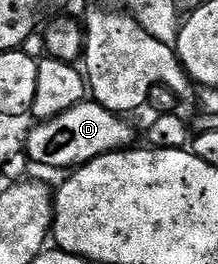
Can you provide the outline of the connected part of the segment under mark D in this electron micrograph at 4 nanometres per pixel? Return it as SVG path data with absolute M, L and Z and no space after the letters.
M84 99L80 105L65 111L49 121L40 121L28 135L25 157L35 165L44 165L47 169L74 170L88 165L103 153L114 153L124 147L136 144L135 133L131 130L130 120L120 114L110 113L94 99Z

